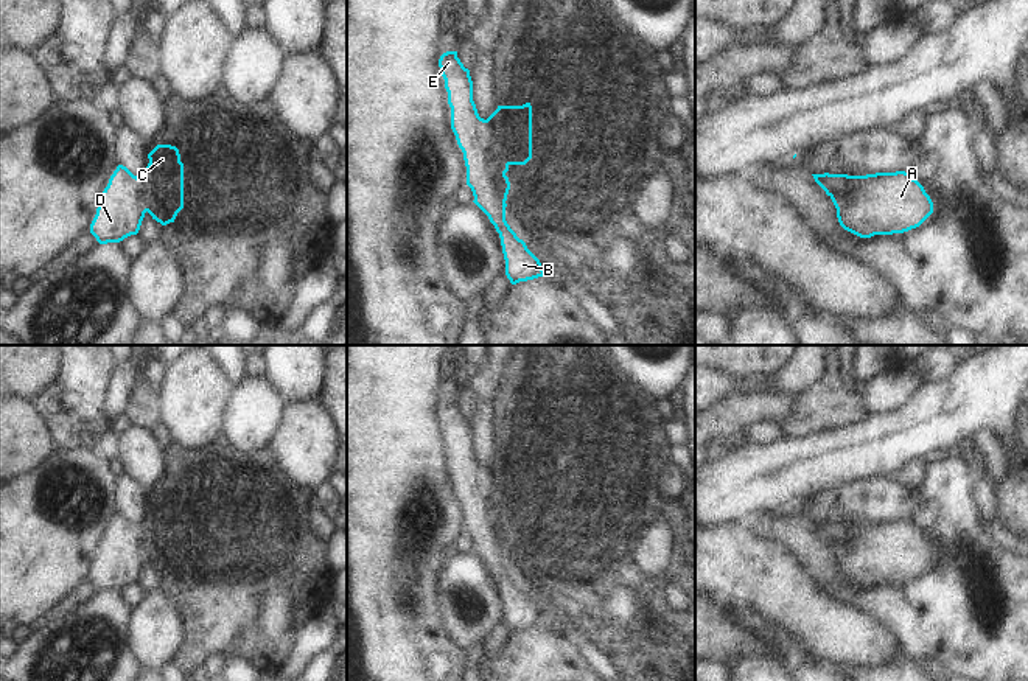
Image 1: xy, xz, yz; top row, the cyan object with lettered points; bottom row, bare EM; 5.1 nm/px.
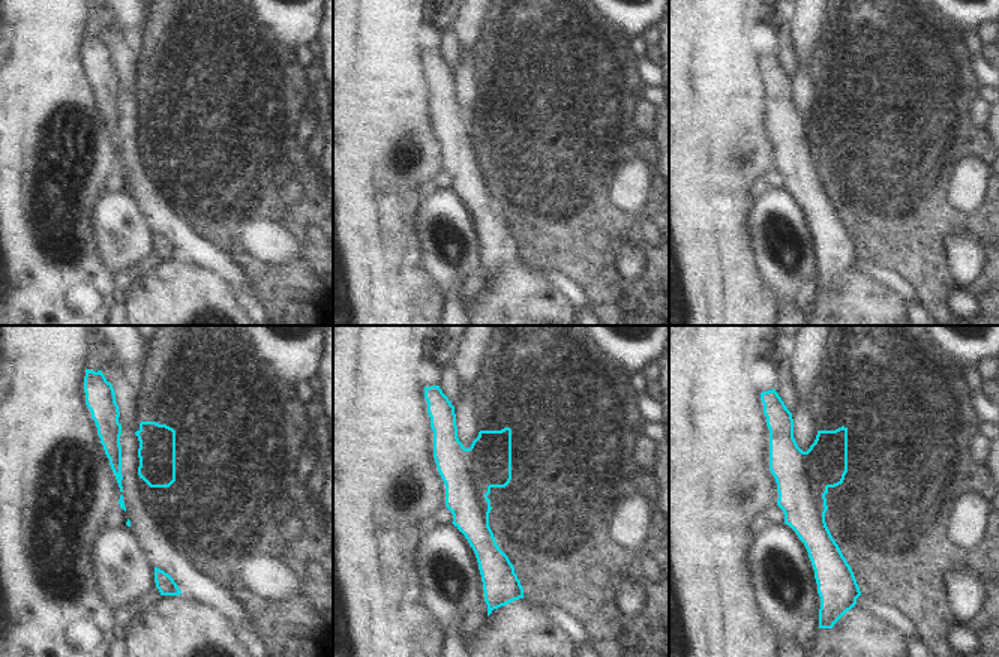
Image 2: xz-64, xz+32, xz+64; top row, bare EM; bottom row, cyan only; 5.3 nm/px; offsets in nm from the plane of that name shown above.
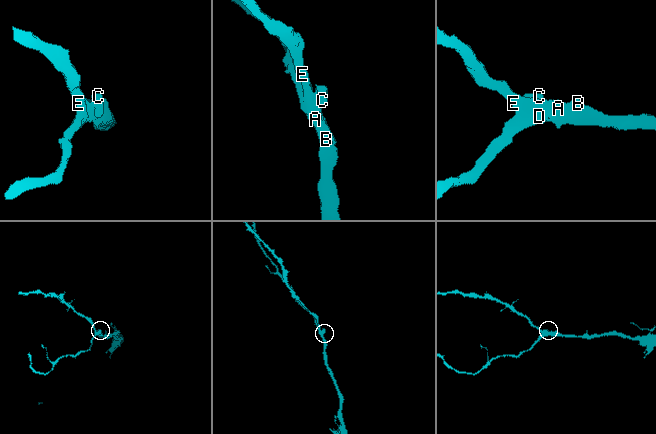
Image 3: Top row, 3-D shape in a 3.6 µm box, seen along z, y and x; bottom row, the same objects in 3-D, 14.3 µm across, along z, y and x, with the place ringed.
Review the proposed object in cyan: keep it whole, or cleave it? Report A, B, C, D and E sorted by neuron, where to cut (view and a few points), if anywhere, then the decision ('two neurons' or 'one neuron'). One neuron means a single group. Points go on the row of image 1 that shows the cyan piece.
groups A B C D E; cut none; one neuron

